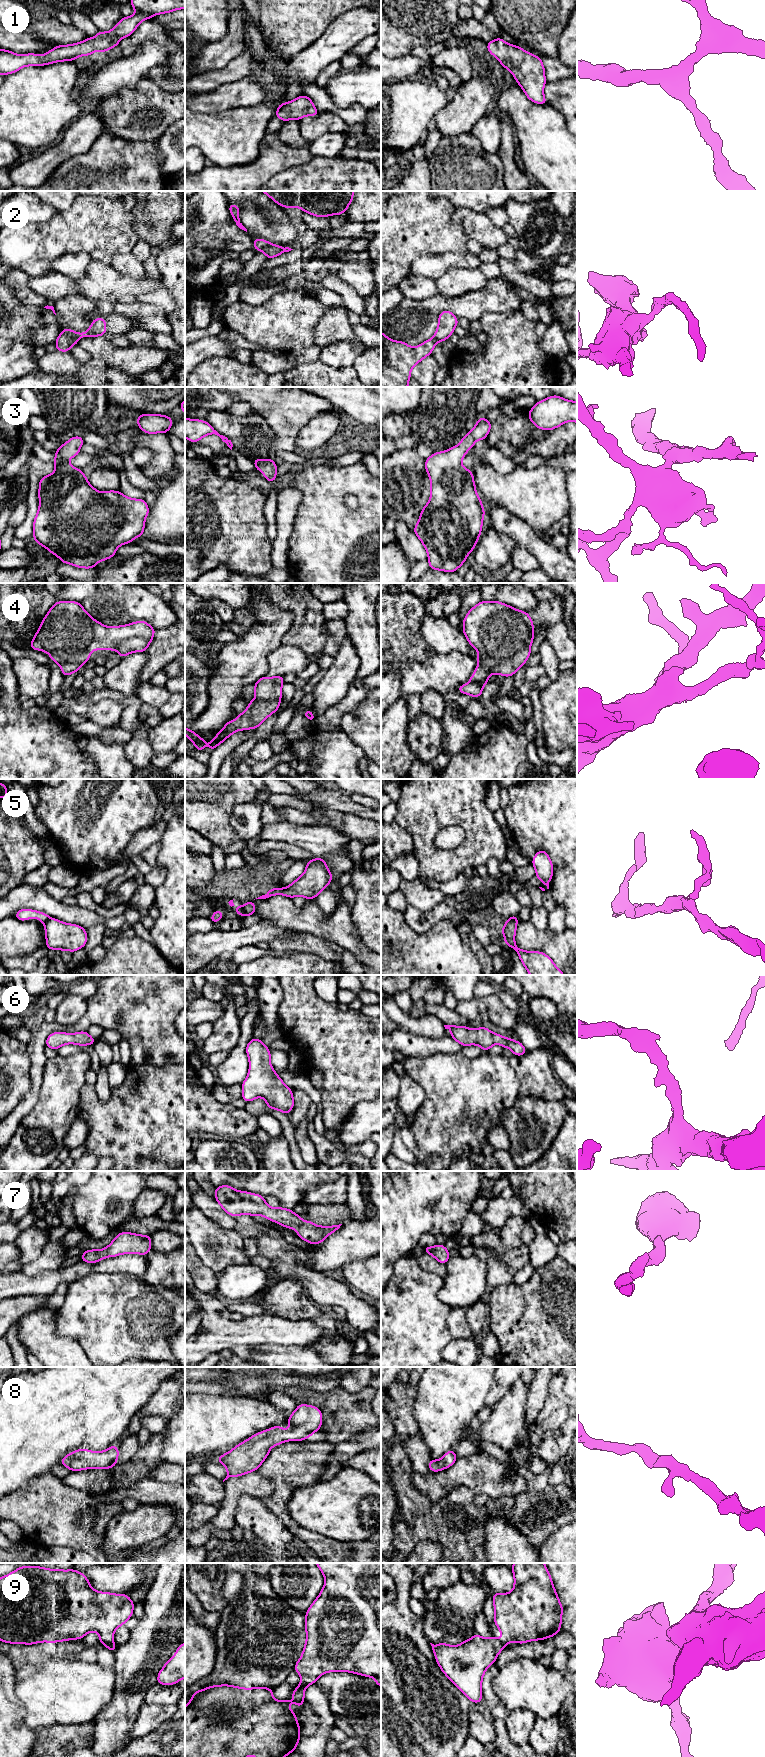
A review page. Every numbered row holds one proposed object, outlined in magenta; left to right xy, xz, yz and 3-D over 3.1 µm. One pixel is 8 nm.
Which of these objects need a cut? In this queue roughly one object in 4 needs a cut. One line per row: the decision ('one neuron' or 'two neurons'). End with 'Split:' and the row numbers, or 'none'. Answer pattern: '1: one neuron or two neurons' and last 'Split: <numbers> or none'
1: one neuron
2: two neurons
3: one neuron
4: one neuron
5: two neurons
6: one neuron
7: one neuron
8: one neuron
9: two neurons
Split: 2, 5, 9

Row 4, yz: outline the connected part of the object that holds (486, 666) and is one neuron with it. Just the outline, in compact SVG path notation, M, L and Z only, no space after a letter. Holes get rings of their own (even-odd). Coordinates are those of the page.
M480 601L463 620L463 634L478 651L478 665L467 684L456 691L481 697L491 674L513 676L531 655L534 624L528 612L499 601Z

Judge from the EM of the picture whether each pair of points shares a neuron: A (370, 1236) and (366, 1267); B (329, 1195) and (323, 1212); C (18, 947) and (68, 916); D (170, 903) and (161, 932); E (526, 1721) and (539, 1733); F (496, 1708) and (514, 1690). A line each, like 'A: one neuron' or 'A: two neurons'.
A: two neurons
B: two neurons
C: two neurons
D: one neuron
E: two neurons
F: two neurons

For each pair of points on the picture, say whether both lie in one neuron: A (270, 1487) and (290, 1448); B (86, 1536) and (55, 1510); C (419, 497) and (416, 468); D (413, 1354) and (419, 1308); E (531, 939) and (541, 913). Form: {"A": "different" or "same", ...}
{"A": "different", "B": "same", "C": "same", "D": "same", "E": "different"}

